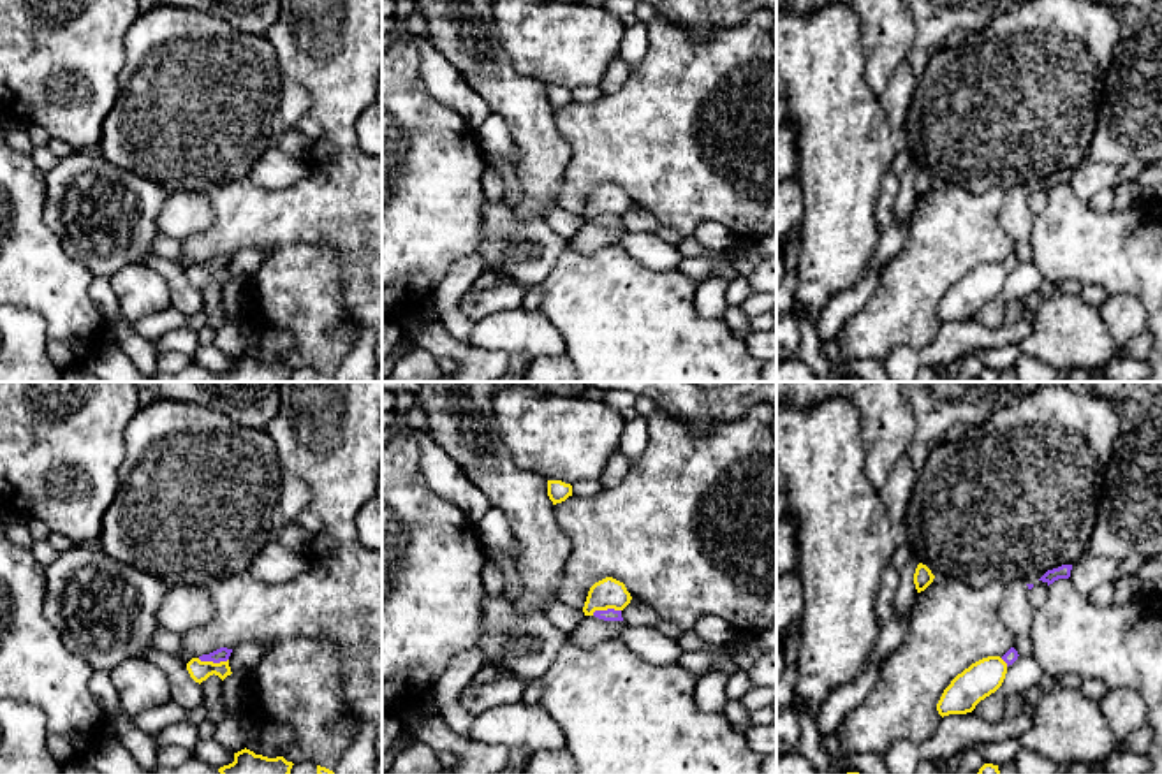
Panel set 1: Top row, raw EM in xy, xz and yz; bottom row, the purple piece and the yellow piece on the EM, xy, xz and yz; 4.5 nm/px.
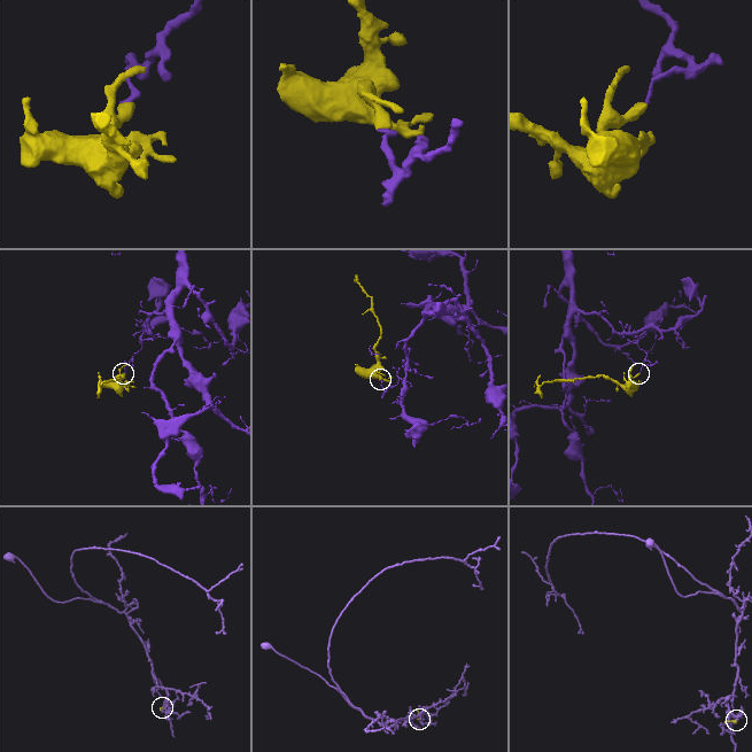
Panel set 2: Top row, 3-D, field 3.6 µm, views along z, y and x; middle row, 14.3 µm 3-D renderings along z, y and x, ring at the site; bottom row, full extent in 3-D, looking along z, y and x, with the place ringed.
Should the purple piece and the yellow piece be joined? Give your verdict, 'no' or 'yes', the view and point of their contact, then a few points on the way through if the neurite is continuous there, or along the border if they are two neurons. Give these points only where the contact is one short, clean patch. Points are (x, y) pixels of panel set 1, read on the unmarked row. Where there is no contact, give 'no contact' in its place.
no | xy (213, 268) | along xy (198, 264), (212, 268), (227, 266)

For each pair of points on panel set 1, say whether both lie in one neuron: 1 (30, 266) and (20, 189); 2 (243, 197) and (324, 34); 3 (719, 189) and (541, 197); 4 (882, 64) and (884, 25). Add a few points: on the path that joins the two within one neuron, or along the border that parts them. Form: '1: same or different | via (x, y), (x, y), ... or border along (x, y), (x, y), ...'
1: same | via (22, 247), (20, 208)
2: same | via (300, 201), (342, 160), (338, 90)
3: different | border along (569, 159), (557, 204)
4: same | via (882, 55), (886, 34)

